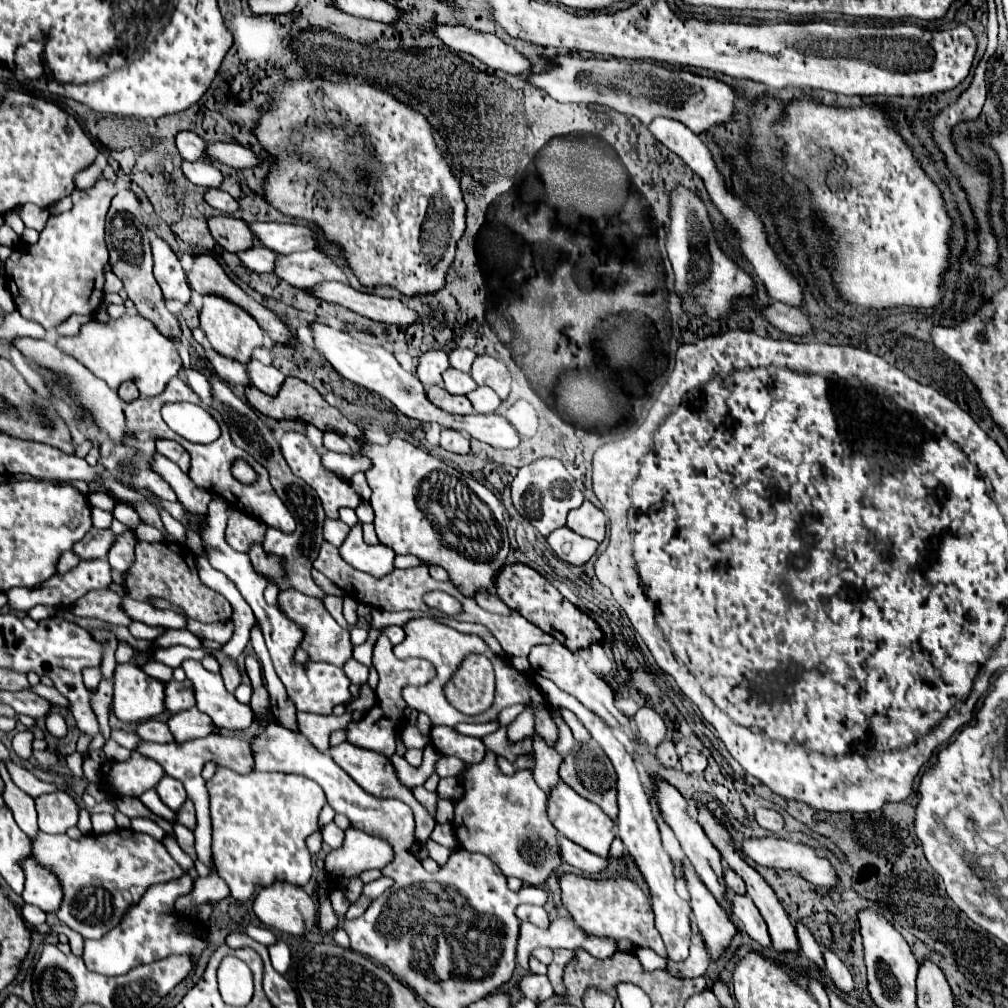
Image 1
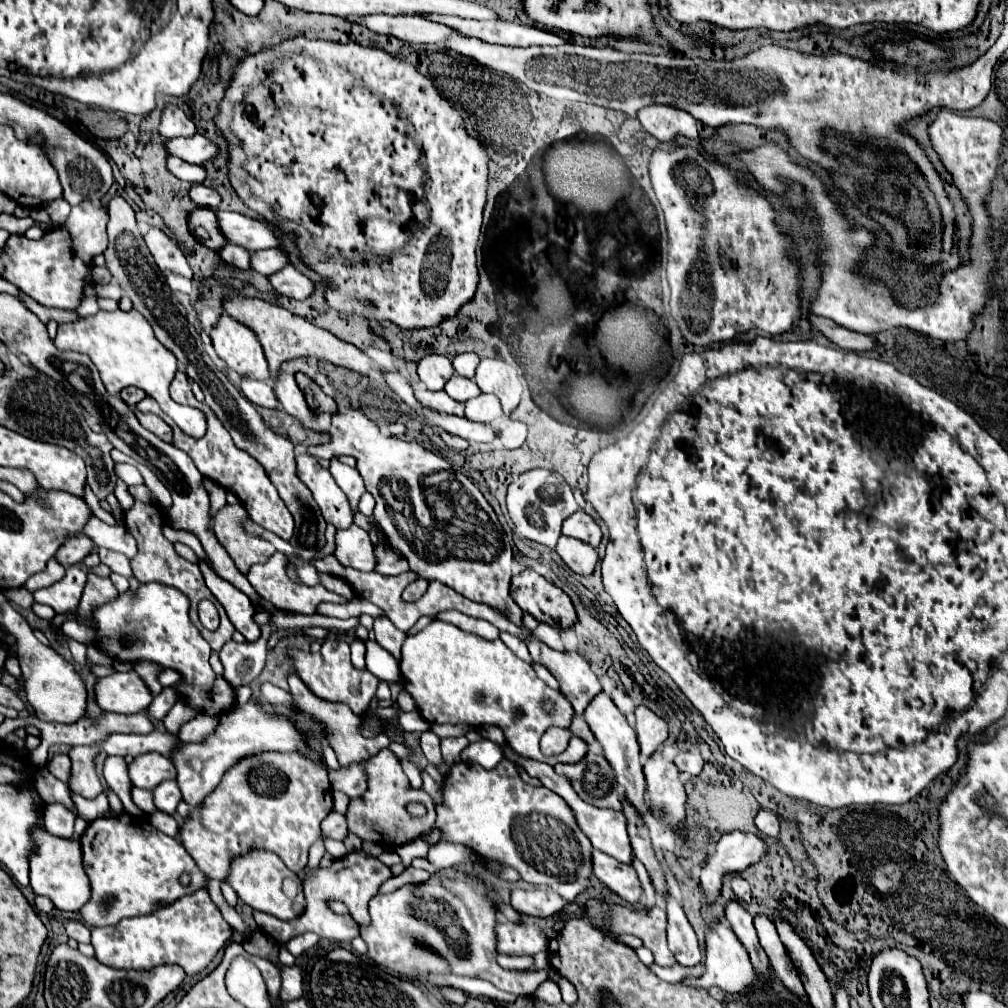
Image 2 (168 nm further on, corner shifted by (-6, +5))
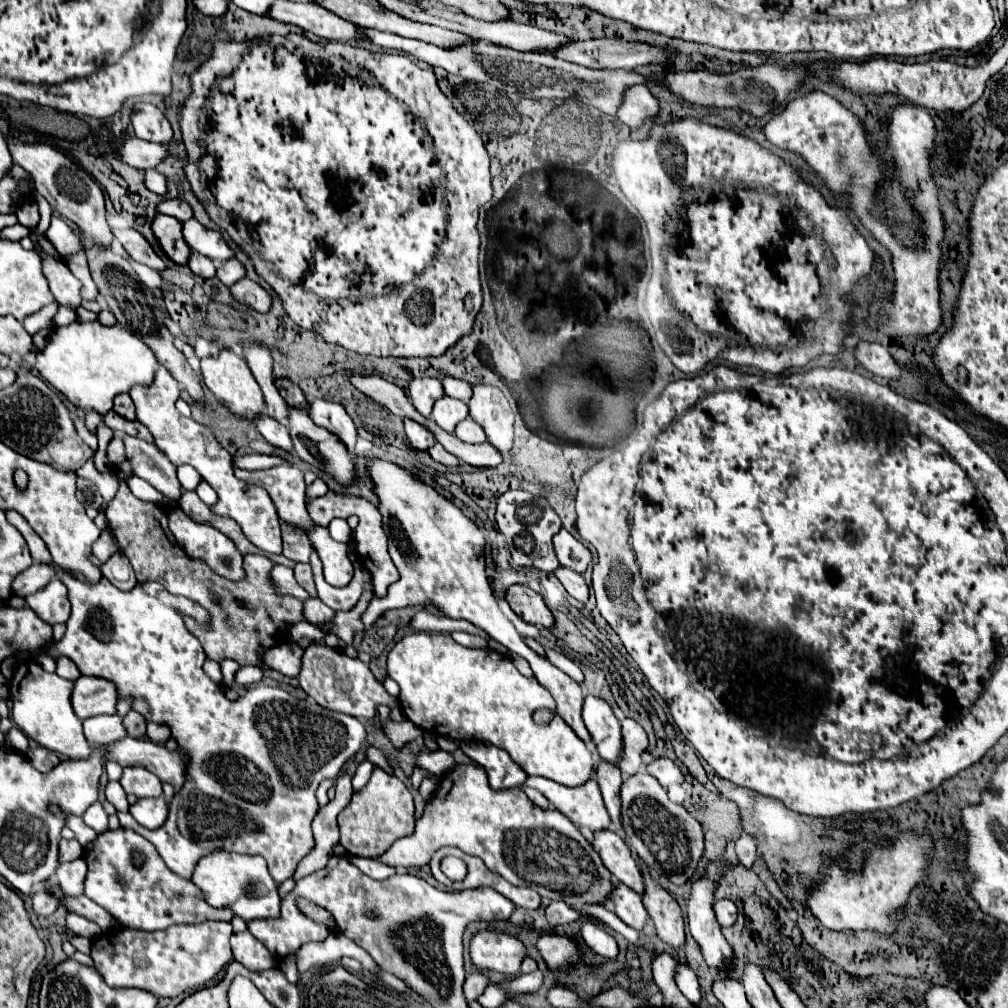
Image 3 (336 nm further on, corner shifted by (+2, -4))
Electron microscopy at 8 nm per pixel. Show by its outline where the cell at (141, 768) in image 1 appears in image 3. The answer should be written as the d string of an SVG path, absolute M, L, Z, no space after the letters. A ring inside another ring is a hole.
M126 766L120 778L122 788L126 790L126 794L134 794L138 798L146 798L146 796L162 796L162 782L160 778L156 778L156 774L144 770L142 766Z

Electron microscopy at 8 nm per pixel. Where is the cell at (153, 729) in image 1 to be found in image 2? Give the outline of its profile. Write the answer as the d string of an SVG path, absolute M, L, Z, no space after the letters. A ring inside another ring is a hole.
M102 713L100 717L84 717L72 725L60 725L60 723L44 723L44 721L34 721L34 725L40 729L40 745L30 752L28 759L33 766L42 768L48 759L48 750L52 745L94 745L98 741L104 741L106 737L114 733L150 733L152 731L152 721L144 713L132 713L132 715L120 715L120 713Z

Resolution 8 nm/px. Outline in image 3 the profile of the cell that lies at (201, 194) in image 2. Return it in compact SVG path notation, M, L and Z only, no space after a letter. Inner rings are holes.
M170 198L170 200L164 200L160 206L158 206L158 212L160 214L168 214L168 216L174 216L178 220L190 220L194 214L192 214L192 206L186 202L186 200L180 200L180 198Z

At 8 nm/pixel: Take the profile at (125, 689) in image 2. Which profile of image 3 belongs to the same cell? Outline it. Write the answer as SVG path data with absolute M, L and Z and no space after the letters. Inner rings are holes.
M80 676L74 682L72 692L72 708L78 718L86 720L98 714L116 714L118 692L110 680L96 678L96 676Z

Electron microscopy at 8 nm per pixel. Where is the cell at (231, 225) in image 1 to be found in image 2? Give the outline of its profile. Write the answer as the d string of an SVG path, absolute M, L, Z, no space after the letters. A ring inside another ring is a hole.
M196 207L192 213L188 213L188 227L190 225L192 225L194 237L202 245L208 245L208 249L222 249L226 245L226 239L218 229L218 221L212 209Z

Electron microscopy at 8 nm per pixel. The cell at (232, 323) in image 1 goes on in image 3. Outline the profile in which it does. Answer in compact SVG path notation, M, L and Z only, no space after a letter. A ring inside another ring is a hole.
M222 348L218 352L218 356L202 358L202 376L204 376L204 384L214 392L214 396L234 414L252 418L254 414L264 410L264 396L262 396L262 390L260 390L256 378L252 376L244 358L234 354L230 348Z

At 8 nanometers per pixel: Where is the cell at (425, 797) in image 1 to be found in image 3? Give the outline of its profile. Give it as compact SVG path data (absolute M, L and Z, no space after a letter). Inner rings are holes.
M370 748L370 750L368 750L368 760L370 760L372 764L380 766L382 770L388 770L388 774L394 774L394 768L388 764L386 756L382 754L382 750L378 750L378 748Z

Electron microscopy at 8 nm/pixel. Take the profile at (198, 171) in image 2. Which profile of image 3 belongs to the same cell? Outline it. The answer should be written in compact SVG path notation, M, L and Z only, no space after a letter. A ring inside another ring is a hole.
M148 170L146 172L146 186L148 186L148 190L152 190L156 194L166 196L166 192L168 192L168 178L164 174L160 174L158 170Z

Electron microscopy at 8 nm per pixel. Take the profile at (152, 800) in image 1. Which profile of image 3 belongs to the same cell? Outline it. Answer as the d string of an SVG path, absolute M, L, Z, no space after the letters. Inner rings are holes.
M248 930L234 932L230 936L230 944L234 960L246 966L248 970L268 970L276 966L272 954L268 954L268 950Z

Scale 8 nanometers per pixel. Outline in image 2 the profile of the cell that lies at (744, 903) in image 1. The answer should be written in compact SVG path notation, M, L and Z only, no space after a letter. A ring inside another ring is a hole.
M758 915L758 917L754 919L754 927L756 927L756 931L758 931L760 945L764 947L766 955L768 955L768 959L770 959L770 965L772 965L772 969L776 971L778 979L784 983L784 987L786 987L792 995L796 995L802 1003L808 1003L808 995L806 995L806 991L804 991L804 985L802 985L802 981L800 981L800 977L798 977L798 971L796 971L792 959L790 959L788 953L786 953L784 943L780 941L780 935L776 933L774 923L772 923L770 919L766 919L764 915Z

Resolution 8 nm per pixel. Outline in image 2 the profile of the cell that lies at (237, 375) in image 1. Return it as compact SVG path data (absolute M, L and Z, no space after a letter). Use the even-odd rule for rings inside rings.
M244 377L242 379L242 385L240 385L240 391L244 393L244 397L258 405L258 407L266 407L266 409L280 409L280 403L274 395L274 389L270 387L270 383L266 381L256 381L256 379L248 379Z

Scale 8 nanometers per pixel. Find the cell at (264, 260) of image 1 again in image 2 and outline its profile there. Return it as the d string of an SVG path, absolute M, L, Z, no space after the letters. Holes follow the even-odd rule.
M224 245L224 249L218 251L220 259L228 265L234 265L238 269L248 269L248 263L250 263L250 253L246 249L240 249L240 245Z

